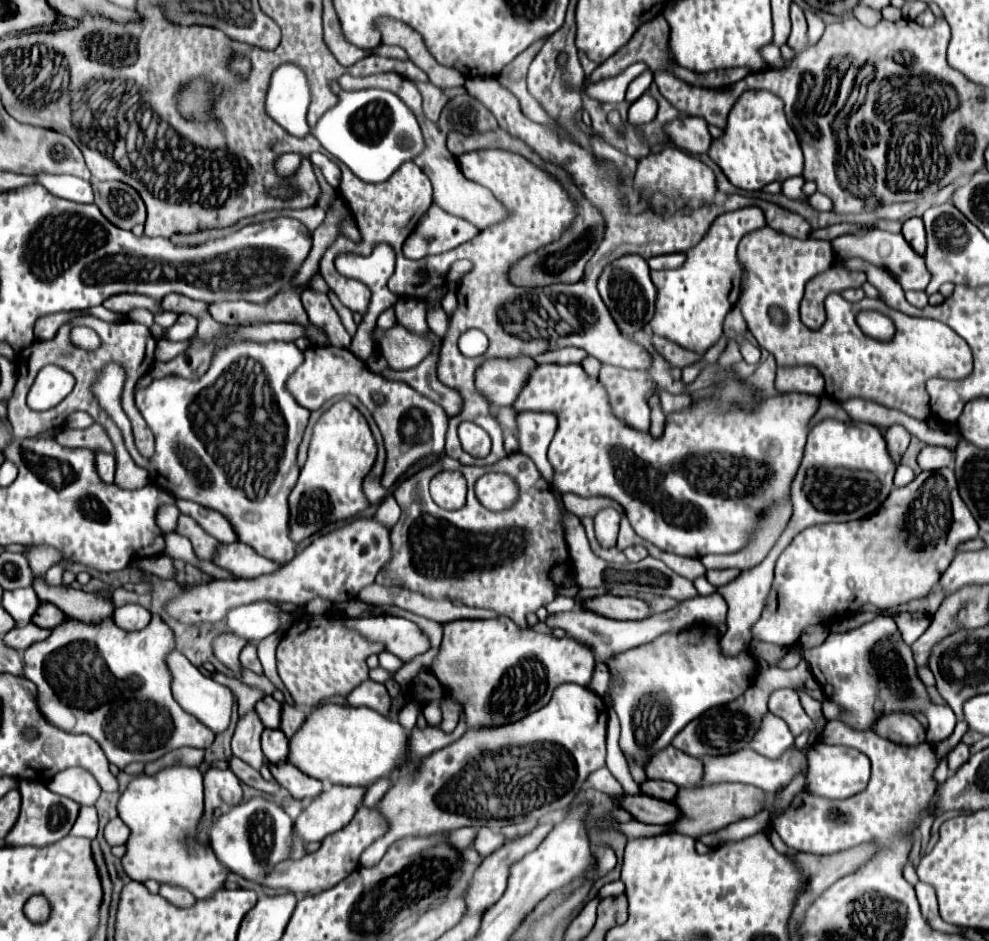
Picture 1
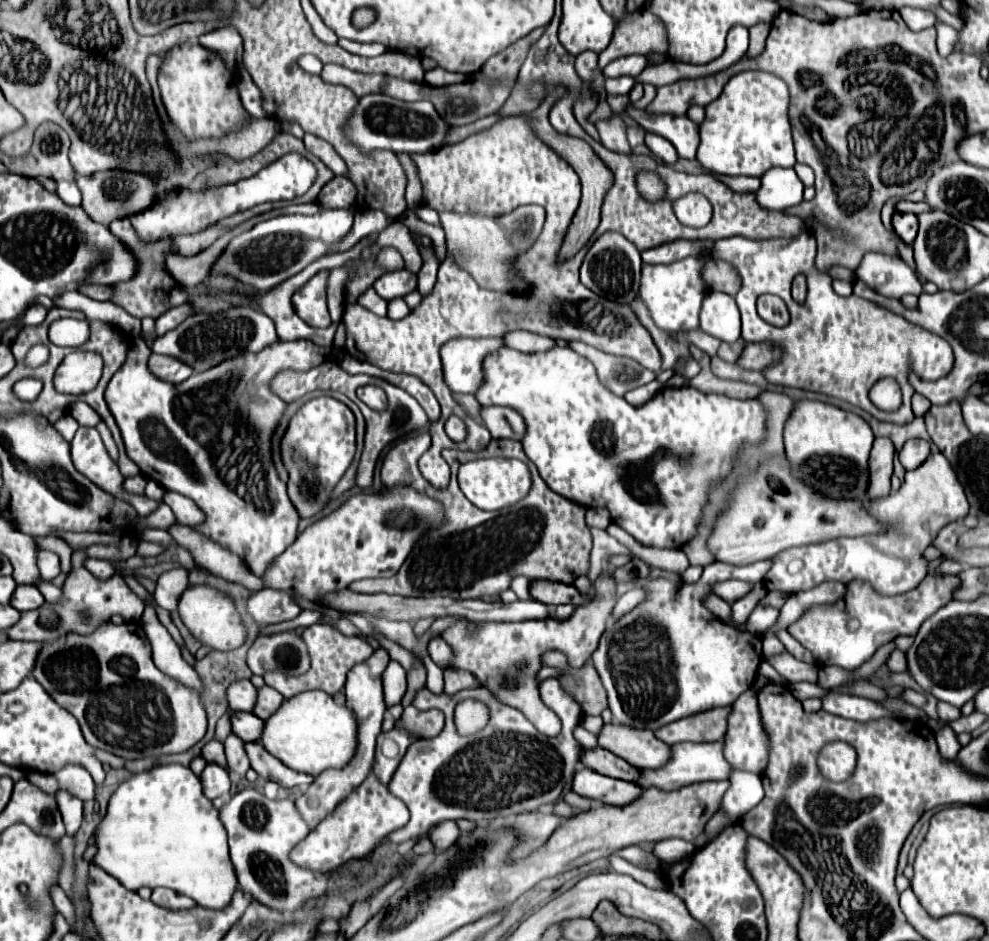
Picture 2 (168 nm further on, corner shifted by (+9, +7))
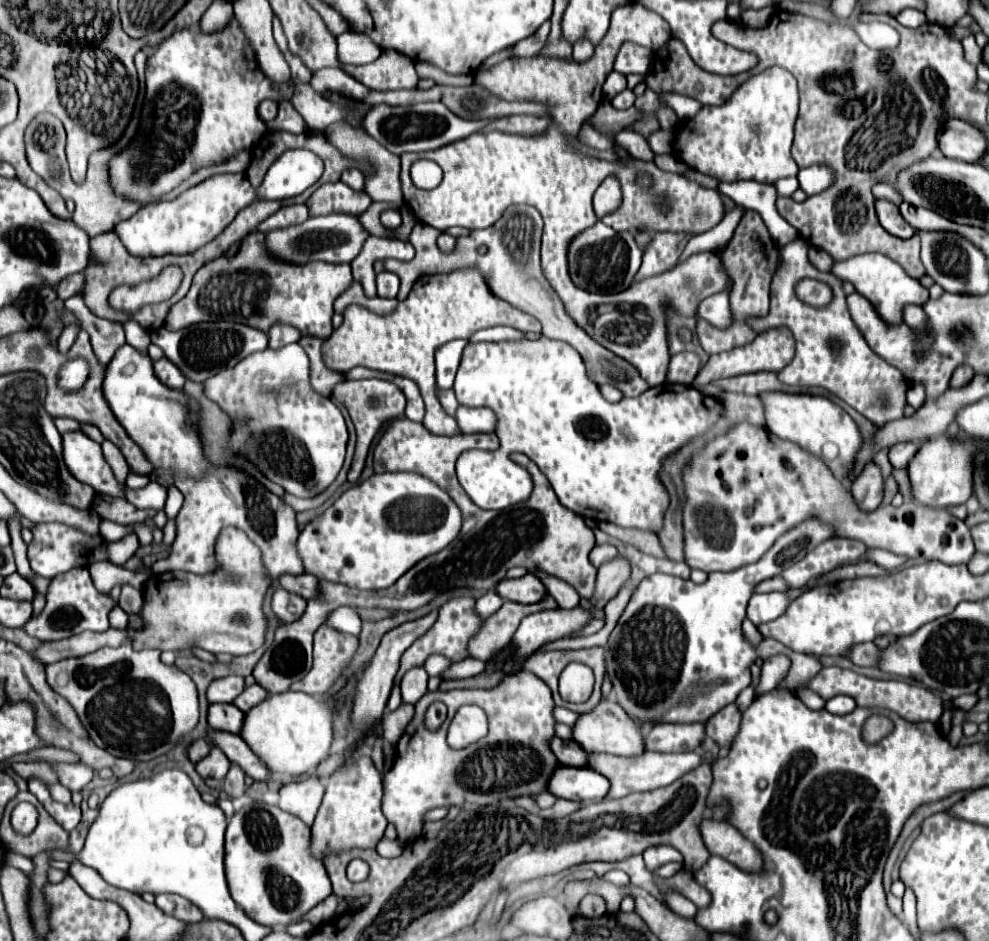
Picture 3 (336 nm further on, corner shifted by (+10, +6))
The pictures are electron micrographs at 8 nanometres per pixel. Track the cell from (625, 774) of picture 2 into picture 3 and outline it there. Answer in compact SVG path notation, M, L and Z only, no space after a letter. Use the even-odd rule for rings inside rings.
M551 737L549 747L561 765L567 765L567 767L585 767L587 765L587 753L571 739Z

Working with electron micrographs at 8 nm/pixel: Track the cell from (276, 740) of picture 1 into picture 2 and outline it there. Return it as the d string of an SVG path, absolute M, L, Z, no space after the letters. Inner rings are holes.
M248 712L232 714L232 730L244 742L258 742L262 736L262 728L264 728L264 722L254 714L248 714Z

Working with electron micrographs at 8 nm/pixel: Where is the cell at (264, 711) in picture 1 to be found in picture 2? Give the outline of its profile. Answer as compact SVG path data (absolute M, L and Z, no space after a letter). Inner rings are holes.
M238 680L238 684L230 684L228 700L234 712L254 712L258 690L250 680Z

